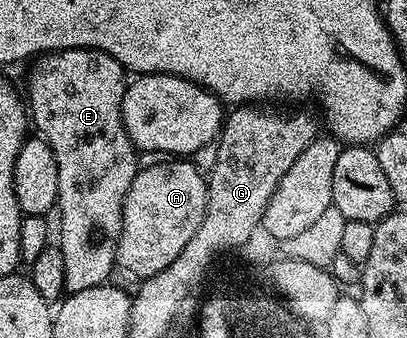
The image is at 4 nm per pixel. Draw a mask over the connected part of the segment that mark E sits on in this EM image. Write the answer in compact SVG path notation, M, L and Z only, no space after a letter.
M59 50L34 57L29 70L29 98L27 94L27 110L31 115L31 122L37 125L36 133L45 139L45 143L55 152L55 164L59 168L59 192L57 193L56 213L61 213L61 239L59 245L63 252L65 265L65 289L69 294L83 292L83 288L95 288L106 285L110 281L109 273L115 270L117 260L117 237L121 234L121 209L123 200L131 188L131 180L135 180L139 169L138 151L127 136L121 119L121 101L127 85L127 71L111 55L101 50Z

